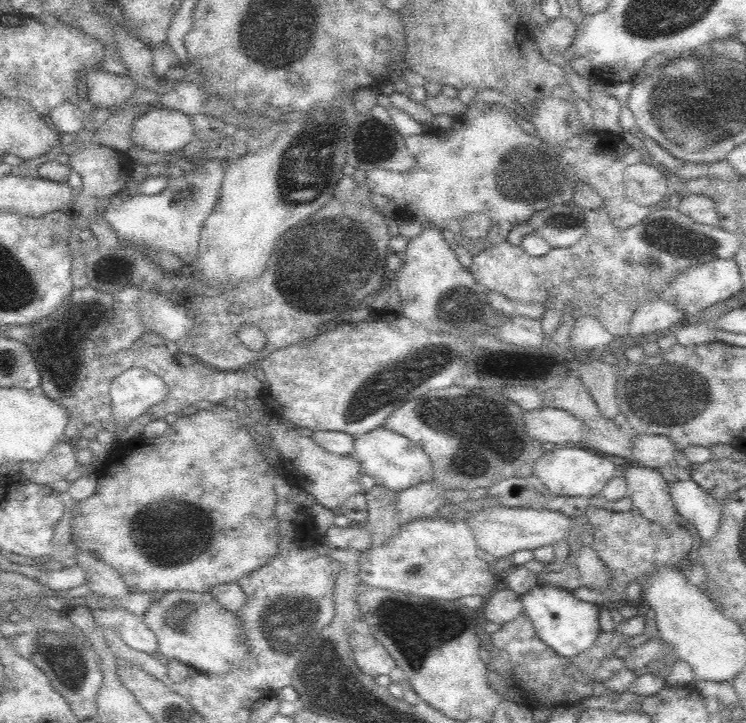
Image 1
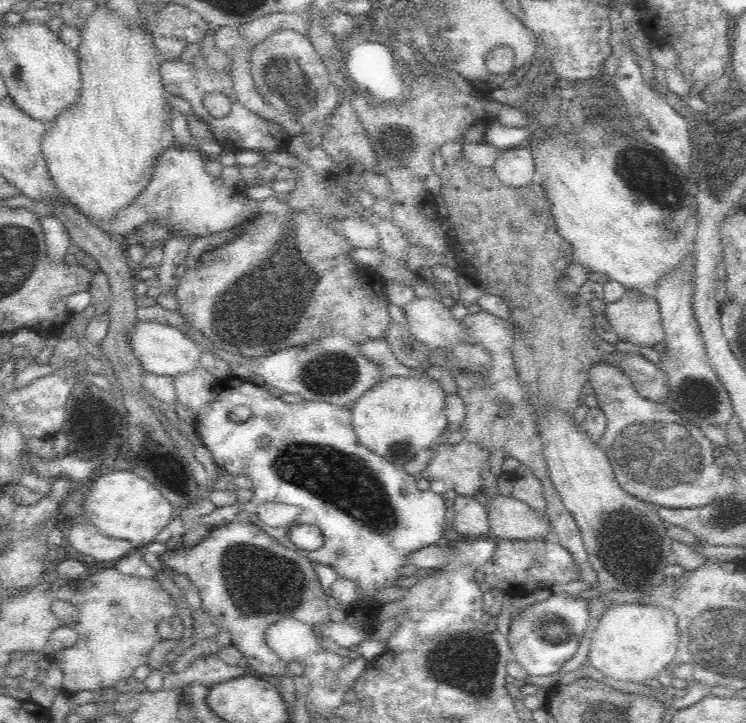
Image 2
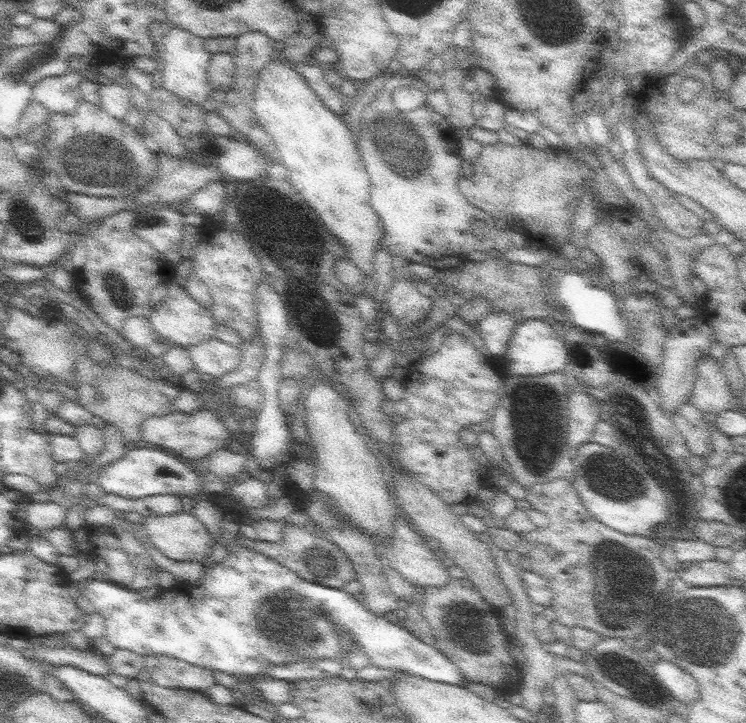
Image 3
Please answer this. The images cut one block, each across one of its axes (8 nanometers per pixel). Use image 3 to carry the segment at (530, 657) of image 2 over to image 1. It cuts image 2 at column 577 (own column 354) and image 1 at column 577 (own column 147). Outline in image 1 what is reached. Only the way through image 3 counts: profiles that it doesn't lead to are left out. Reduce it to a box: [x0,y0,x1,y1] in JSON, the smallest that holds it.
[522,586,602,658]

